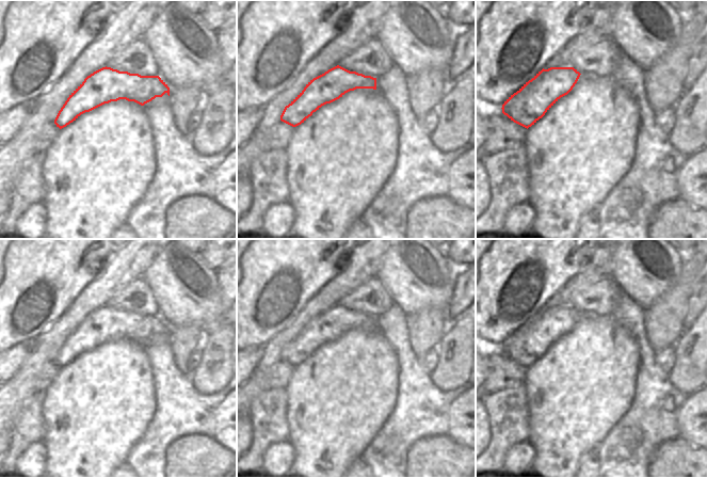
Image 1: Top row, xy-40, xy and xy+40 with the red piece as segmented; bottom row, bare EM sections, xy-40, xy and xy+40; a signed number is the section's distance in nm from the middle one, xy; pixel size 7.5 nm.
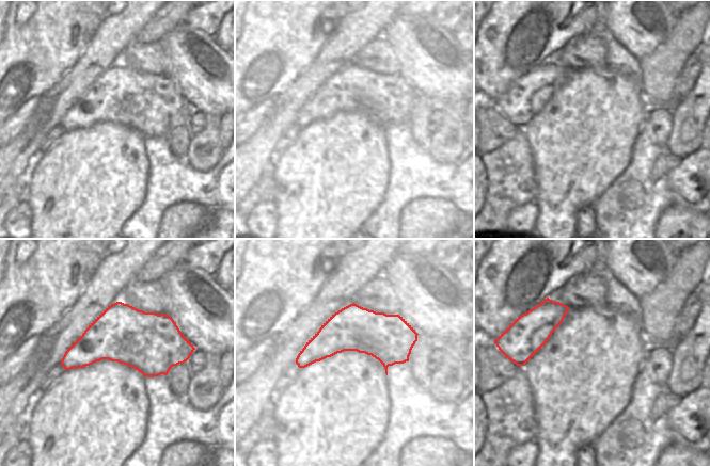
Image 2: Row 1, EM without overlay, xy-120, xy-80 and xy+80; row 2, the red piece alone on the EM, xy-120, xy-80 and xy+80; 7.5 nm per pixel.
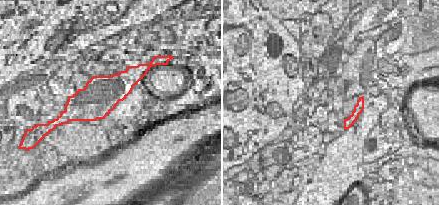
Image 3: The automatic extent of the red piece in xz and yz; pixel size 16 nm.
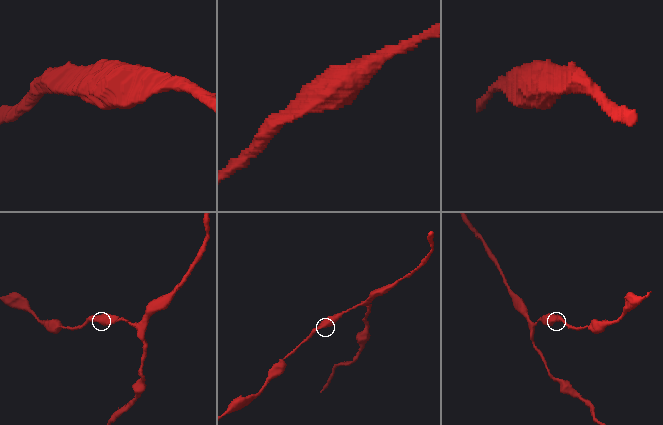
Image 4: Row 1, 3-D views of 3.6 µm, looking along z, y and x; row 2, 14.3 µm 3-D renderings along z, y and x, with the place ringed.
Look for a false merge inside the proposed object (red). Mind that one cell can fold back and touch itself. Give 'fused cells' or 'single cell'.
single cell

